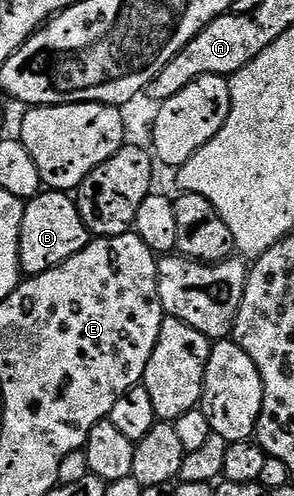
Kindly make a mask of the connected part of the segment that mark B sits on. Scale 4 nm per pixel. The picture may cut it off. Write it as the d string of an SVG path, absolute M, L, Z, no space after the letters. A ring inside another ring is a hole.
M42 189L41 193L28 199L23 212L21 229L21 272L25 276L36 276L71 260L83 248L87 248L91 235L83 216L79 216L77 199L64 190Z

